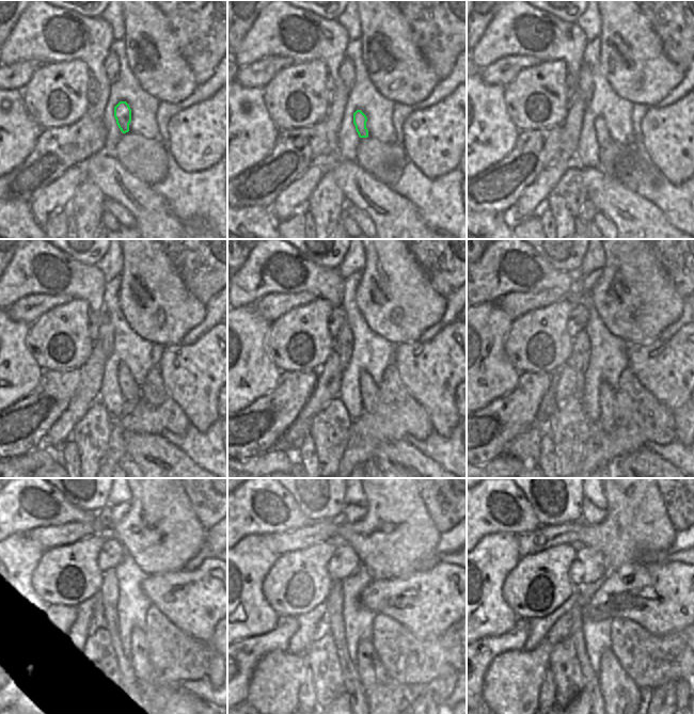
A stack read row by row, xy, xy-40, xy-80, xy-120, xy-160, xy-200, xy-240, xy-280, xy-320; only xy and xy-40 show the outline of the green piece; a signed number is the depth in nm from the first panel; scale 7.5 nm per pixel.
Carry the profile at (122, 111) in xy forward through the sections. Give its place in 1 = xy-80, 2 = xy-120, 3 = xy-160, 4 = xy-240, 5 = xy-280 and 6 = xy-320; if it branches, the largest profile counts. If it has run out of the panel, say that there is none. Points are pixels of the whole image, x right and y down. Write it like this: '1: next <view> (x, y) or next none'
1: next xy-80 (603, 139)
2: next xy-120 (130, 392)
3: next xy-160 (368, 391)
4: next xy-240 (135, 647)
5: next xy-280 (383, 695)
6: next xy-320 (620, 695)

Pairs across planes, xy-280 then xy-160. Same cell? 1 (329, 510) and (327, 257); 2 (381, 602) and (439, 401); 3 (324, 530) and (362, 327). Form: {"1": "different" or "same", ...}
{"1": "same", "2": "same", "3": "different"}

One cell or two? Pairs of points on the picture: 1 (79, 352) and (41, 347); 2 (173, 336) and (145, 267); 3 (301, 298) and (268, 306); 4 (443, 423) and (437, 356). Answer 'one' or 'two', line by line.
1: one
2: one
3: one
4: one

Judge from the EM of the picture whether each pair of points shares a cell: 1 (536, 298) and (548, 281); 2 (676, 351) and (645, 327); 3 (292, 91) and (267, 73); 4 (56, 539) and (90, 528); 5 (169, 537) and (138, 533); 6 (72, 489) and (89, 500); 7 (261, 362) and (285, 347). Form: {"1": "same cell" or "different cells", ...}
{"1": "different cells", "2": "different cells", "3": "different cells", "4": "same cell", "5": "same cell", "6": "same cell", "7": "different cells"}

